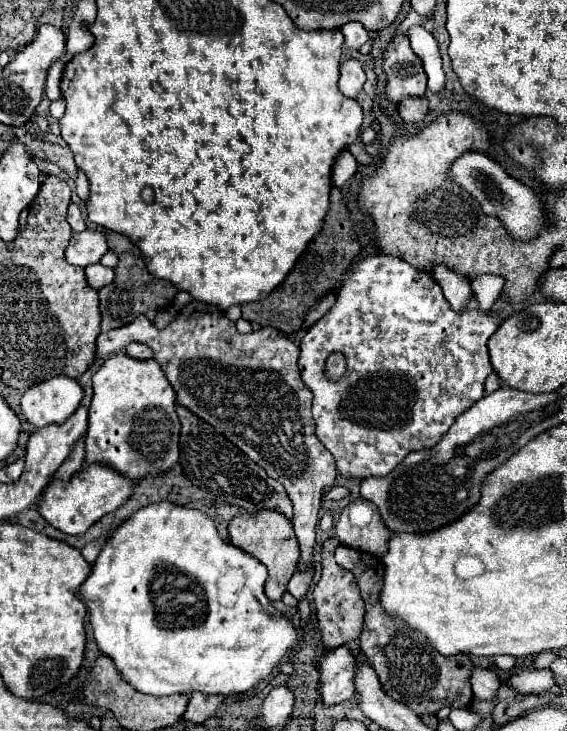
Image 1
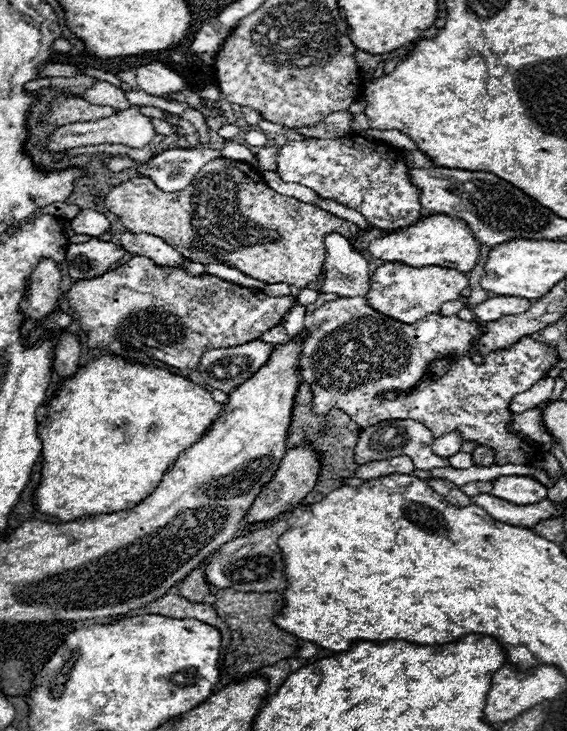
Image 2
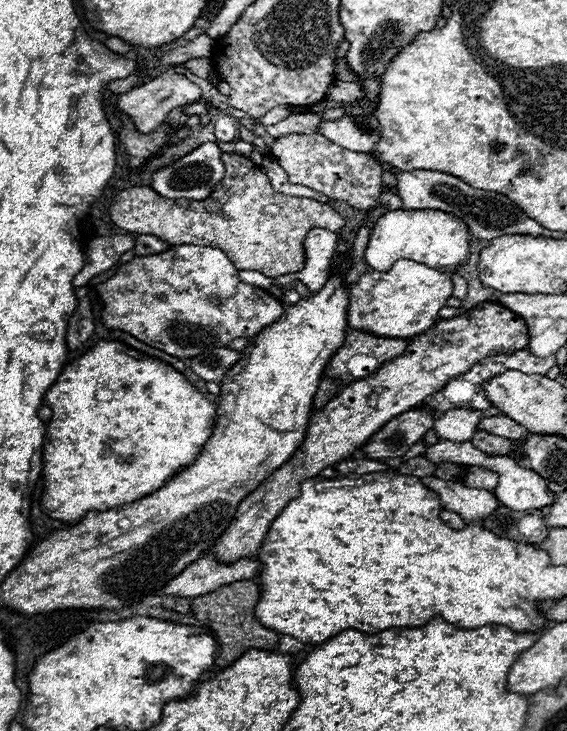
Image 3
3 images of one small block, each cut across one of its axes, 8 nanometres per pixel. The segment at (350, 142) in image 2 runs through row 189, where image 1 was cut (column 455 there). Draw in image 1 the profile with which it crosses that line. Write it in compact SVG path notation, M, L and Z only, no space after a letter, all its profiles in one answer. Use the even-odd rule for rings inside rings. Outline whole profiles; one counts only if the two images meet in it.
M378 254L378 256L362 258L360 264L354 270L344 274L342 282L338 284L338 300L336 300L336 304L314 326L310 326L306 336L302 338L302 342L300 342L300 350L302 352L300 352L300 362L298 362L300 364L300 372L302 372L302 380L314 394L312 416L314 416L314 422L316 422L316 436L324 444L324 448L334 456L338 472L344 478L360 478L360 480L364 480L368 476L388 476L408 456L408 452L432 448L432 444L436 444L448 432L448 428L452 426L456 416L484 396L484 380L492 372L492 364L490 364L486 342L498 330L498 324L500 324L500 318L494 312L494 308L488 310L488 312L482 312L474 294L470 296L470 300L464 306L464 310L454 310L450 306L450 302L444 298L440 284L434 282L434 278L428 272L420 272L420 270L412 268L412 264L408 264L408 262L400 260L400 258L394 258L394 256ZM333 352L342 352L346 356L346 362L348 362L346 364L346 372L344 372L344 376L338 382L330 382L324 376L324 362L326 362L327 356Z

